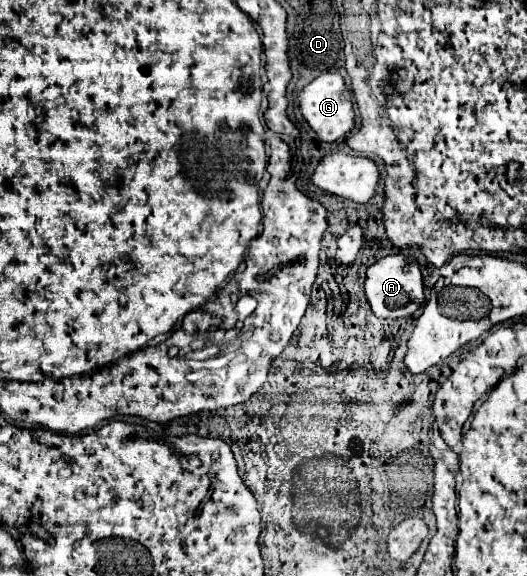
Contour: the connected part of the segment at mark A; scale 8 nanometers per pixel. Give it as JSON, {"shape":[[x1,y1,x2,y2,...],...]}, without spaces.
{"shape":[[395,254,385,256,367,268,365,280,365,296,371,304,371,310,379,318,403,318,413,316,425,302,425,286,423,274,419,270,419,262,411,254]]}

